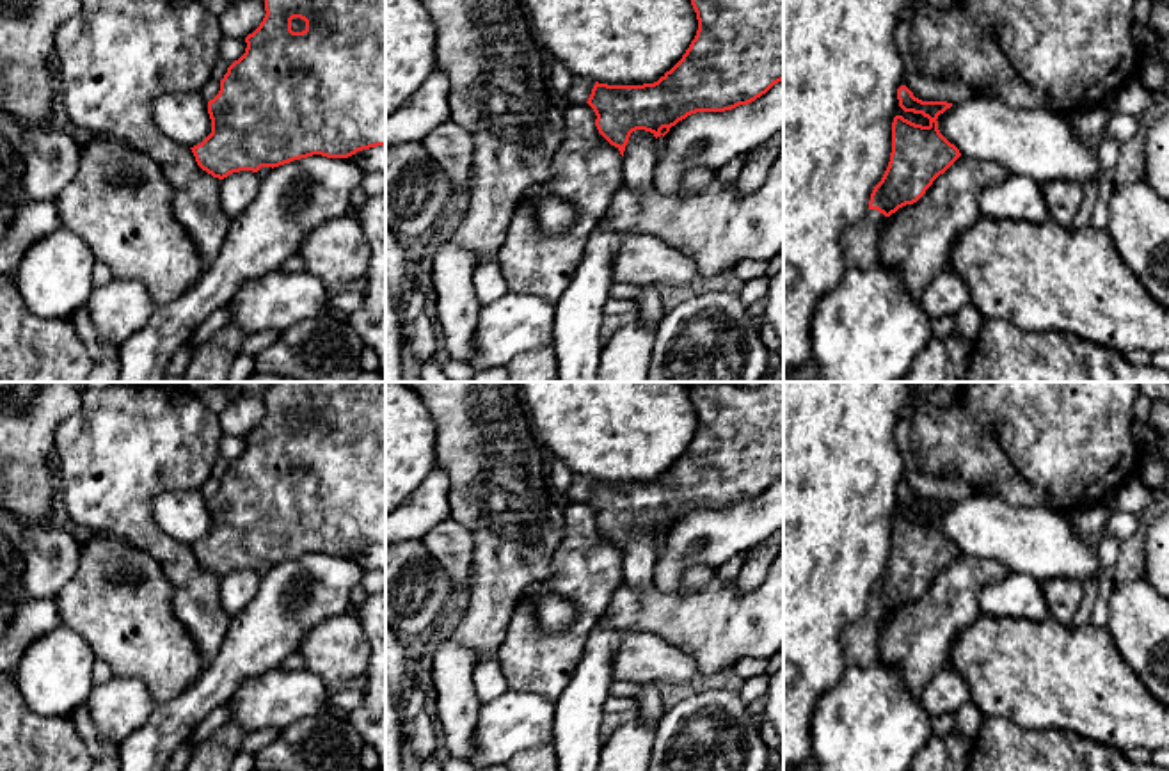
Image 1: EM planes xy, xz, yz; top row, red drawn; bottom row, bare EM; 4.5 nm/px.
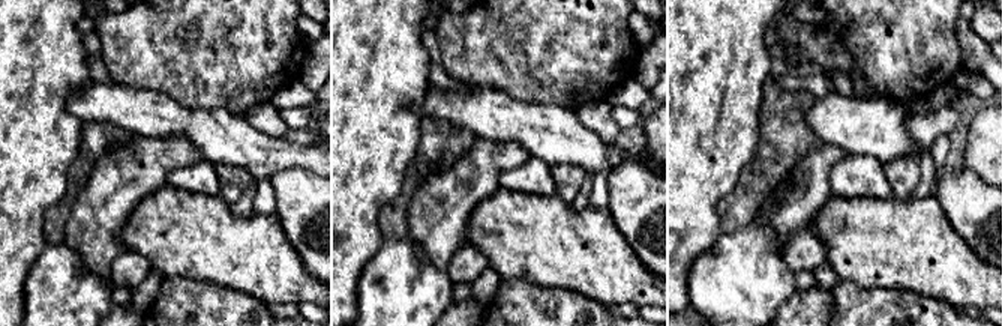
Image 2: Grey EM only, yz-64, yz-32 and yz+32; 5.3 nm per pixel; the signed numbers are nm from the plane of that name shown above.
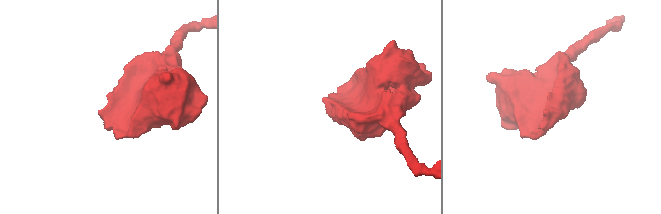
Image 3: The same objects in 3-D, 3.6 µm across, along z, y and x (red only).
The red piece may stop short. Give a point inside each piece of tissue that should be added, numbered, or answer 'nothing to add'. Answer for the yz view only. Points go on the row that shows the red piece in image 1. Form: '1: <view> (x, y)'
1: yz (860, 242)

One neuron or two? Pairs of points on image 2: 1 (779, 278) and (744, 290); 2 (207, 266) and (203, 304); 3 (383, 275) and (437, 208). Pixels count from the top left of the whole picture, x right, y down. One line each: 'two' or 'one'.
1: one
2: two
3: two

